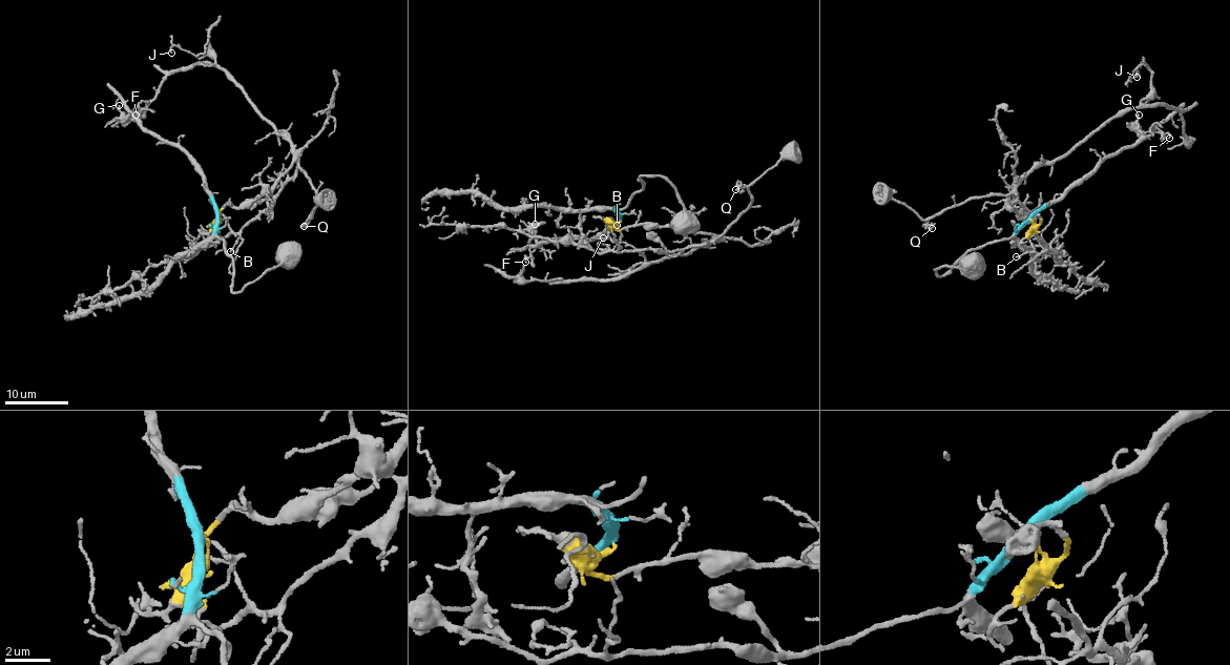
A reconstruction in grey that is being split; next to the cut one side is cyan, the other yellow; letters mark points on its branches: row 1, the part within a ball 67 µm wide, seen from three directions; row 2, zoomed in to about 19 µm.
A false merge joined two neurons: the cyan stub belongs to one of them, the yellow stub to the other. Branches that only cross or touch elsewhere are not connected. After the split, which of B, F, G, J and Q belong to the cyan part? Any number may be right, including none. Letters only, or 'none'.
F, G

